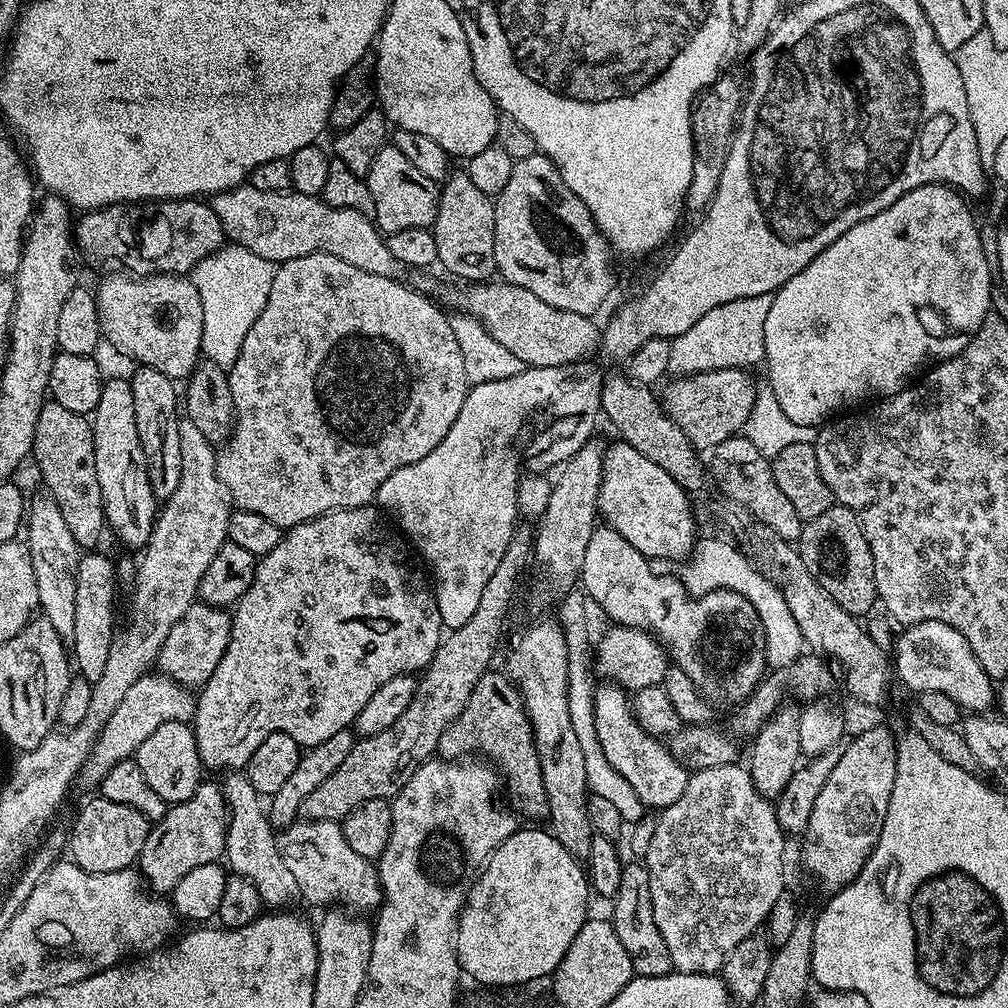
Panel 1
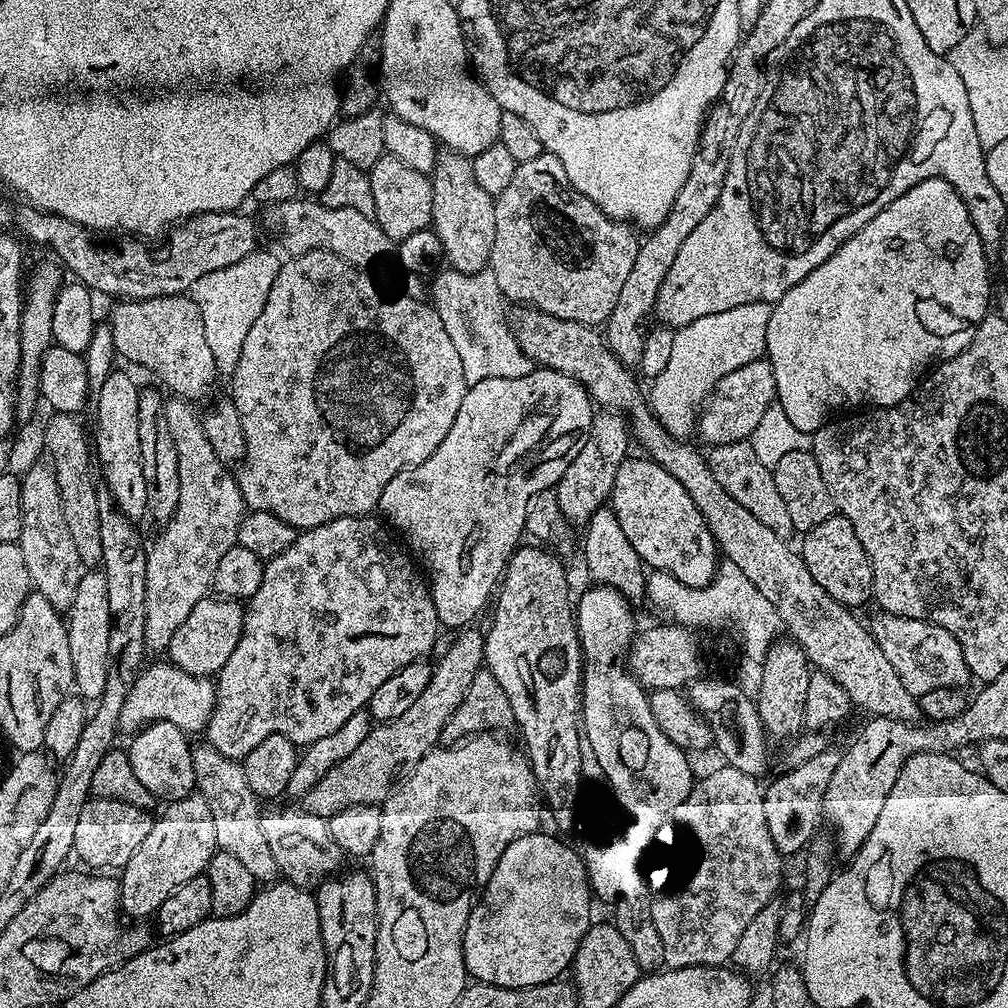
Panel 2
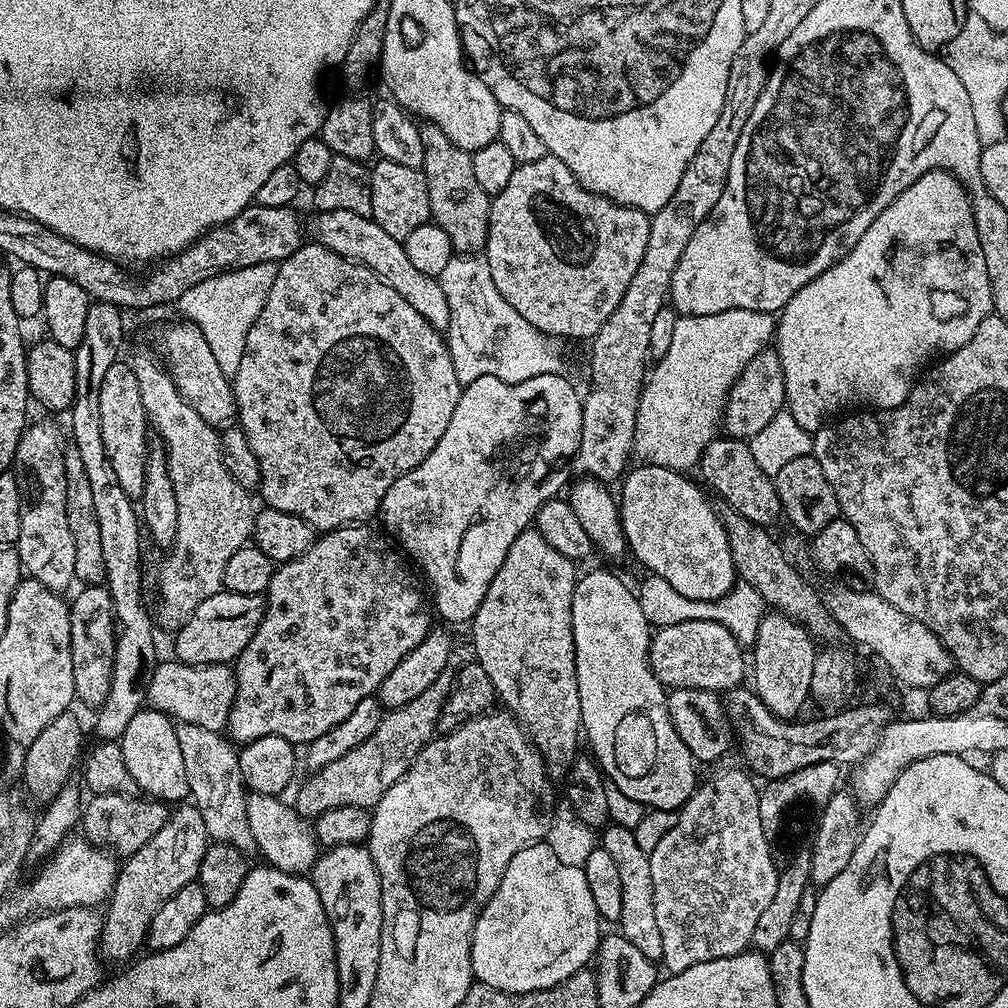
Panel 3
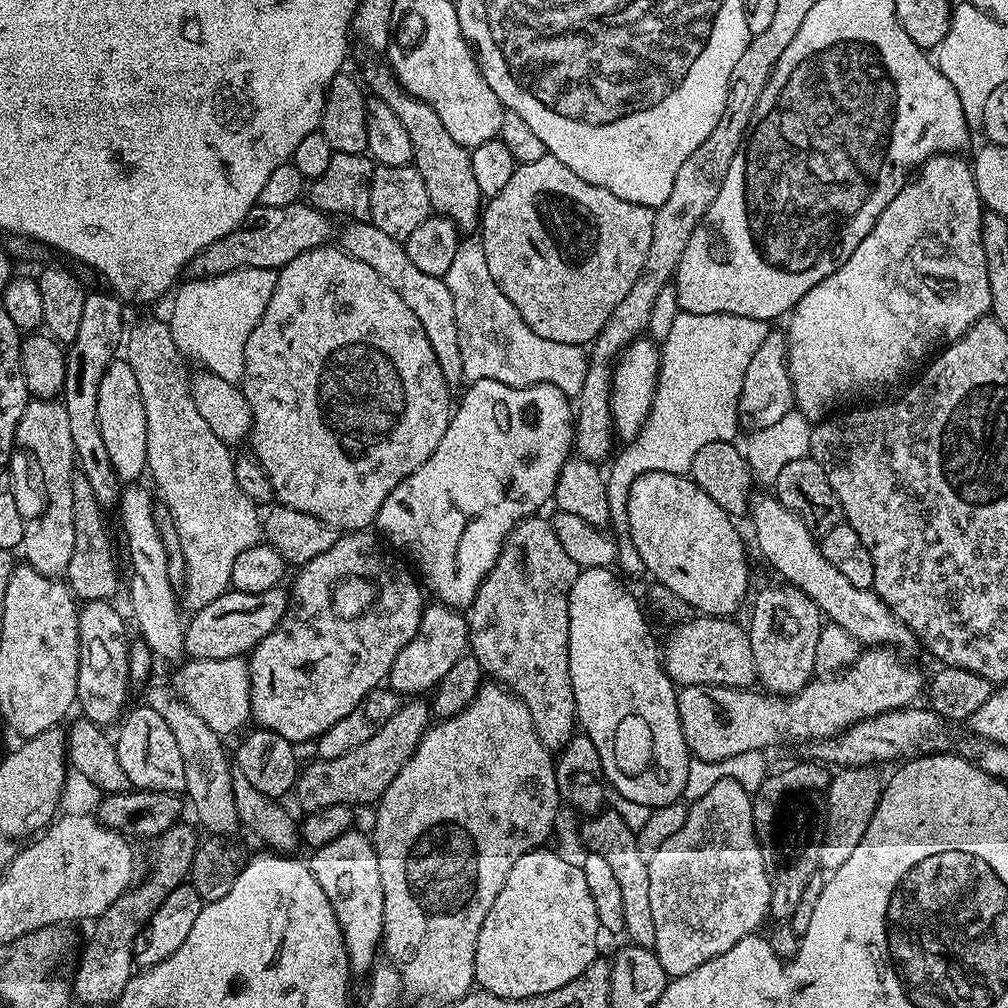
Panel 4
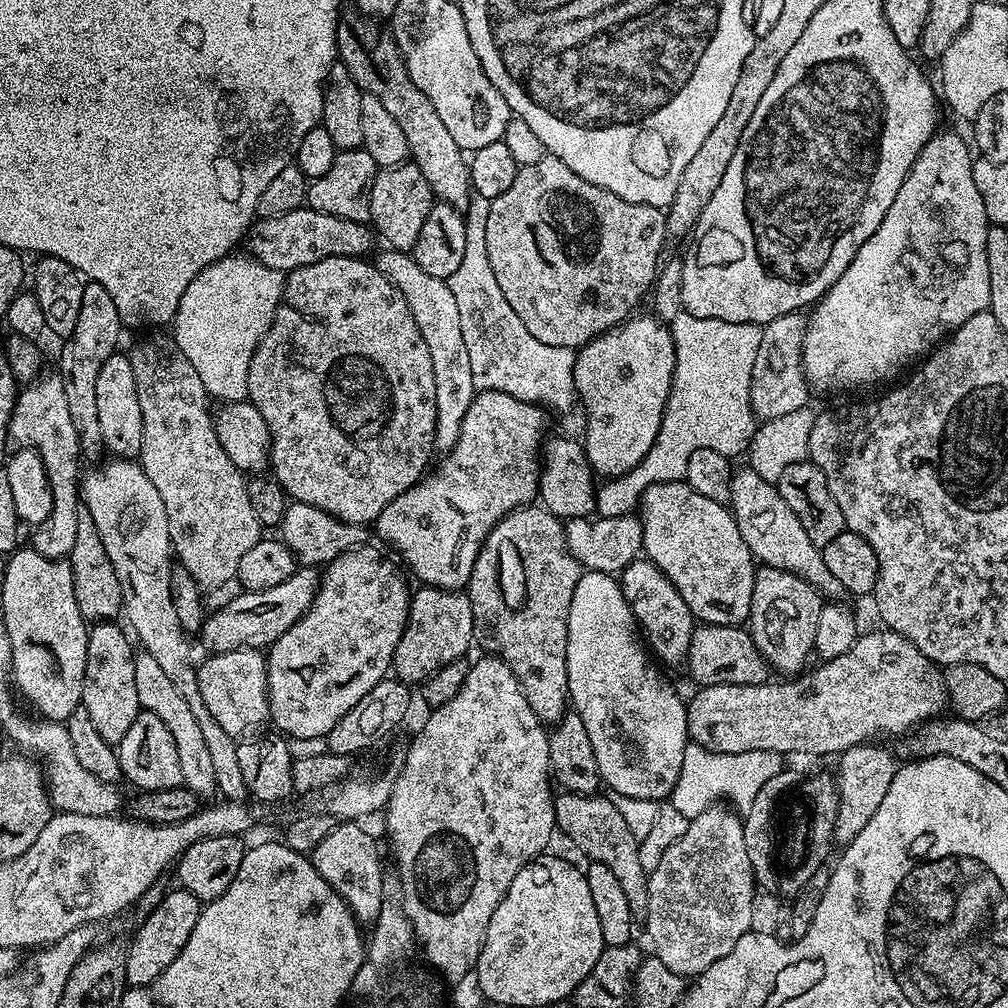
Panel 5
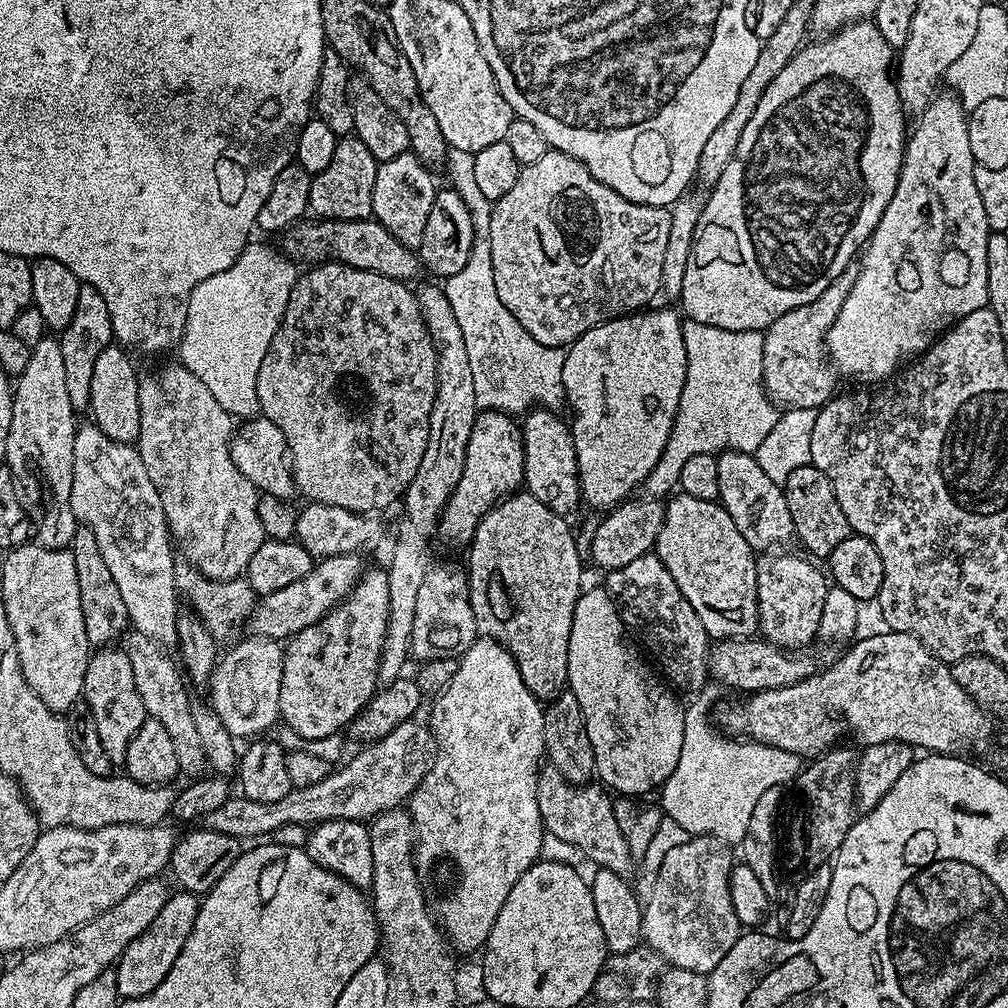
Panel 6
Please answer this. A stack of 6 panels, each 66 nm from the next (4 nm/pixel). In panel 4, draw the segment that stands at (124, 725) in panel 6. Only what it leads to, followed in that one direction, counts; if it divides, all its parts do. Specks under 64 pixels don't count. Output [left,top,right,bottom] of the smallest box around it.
[76,600,130,726]

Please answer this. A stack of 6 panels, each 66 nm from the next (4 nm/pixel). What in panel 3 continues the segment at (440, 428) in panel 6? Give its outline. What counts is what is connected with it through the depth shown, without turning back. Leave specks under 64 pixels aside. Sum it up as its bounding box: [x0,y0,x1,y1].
[310,210,450,329]

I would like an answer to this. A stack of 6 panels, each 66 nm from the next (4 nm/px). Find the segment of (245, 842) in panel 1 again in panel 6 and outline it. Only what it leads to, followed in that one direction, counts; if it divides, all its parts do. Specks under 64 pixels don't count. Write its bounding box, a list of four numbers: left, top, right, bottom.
[122,630,206,773]

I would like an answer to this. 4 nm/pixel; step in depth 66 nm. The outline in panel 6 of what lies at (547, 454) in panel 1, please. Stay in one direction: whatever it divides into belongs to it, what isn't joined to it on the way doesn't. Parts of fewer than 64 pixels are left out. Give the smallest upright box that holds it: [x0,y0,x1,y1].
[438,410,524,545]

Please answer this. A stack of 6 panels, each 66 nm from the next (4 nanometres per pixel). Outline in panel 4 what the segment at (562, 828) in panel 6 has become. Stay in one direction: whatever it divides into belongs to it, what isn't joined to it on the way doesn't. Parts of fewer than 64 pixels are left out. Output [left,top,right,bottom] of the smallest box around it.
[580,810,654,948]

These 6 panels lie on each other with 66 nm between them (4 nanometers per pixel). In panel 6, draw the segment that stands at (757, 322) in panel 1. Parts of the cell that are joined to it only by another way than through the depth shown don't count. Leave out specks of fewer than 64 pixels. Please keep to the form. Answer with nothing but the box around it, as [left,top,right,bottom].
[642,319,780,498]

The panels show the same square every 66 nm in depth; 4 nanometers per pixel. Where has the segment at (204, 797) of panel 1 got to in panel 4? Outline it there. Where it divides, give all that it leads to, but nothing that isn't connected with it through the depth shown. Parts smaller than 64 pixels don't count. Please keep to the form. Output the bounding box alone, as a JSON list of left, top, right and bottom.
[70,822,198,1006]

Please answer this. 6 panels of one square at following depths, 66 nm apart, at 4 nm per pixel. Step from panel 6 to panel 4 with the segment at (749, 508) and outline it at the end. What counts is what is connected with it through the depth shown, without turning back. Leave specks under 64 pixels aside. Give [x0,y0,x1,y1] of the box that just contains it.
[750,495,914,650]

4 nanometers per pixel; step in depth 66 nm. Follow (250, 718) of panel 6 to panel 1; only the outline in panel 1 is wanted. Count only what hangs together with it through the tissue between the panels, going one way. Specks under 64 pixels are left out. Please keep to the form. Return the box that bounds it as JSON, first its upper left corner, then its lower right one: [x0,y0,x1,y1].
[79,674,196,786]

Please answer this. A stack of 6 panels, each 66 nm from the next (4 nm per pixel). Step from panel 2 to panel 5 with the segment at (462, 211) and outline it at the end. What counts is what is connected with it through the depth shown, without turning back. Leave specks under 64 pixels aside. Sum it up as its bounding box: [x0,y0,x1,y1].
[336,15,473,209]

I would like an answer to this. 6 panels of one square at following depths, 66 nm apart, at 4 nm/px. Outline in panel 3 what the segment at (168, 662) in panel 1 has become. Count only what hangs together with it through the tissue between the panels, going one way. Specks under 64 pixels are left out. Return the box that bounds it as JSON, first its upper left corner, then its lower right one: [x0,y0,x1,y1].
[175,590,264,665]

